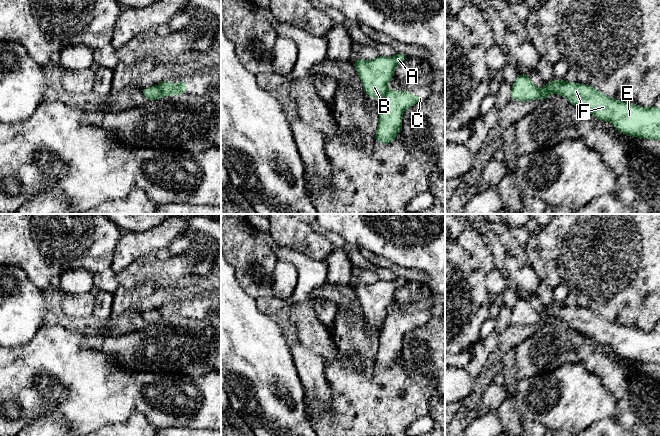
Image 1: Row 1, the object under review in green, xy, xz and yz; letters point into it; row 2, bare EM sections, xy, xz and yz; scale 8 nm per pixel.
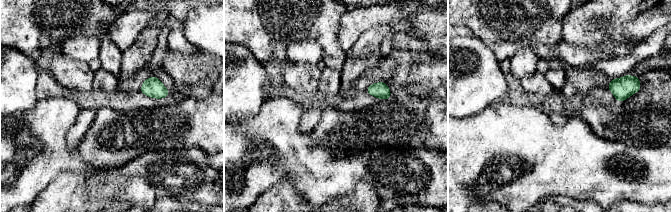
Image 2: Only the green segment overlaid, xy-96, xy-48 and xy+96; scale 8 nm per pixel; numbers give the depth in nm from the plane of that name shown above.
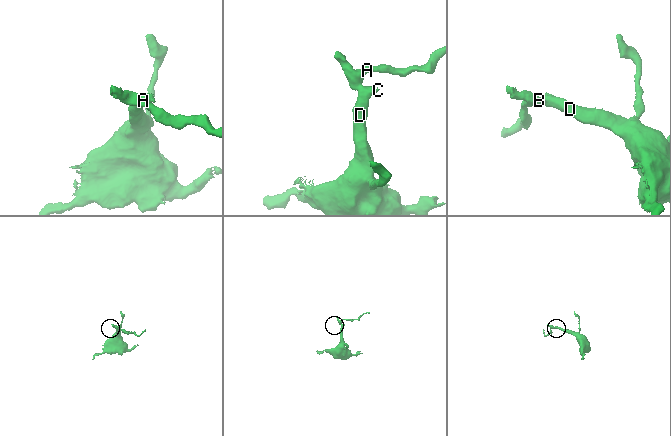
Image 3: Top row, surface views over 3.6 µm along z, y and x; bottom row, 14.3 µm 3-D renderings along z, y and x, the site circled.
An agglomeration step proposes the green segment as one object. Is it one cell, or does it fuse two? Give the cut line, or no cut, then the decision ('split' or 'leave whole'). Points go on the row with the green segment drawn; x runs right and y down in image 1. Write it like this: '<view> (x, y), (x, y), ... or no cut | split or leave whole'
xy (158, 86), (163, 96) | split

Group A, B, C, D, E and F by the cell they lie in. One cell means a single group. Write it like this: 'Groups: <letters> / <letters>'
Groups: A B / C D E F

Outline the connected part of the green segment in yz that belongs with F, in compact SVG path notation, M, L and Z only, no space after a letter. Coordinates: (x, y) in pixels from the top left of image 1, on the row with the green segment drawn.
M565 80L547 82L545 88L550 94L560 94L574 106L612 123L622 134L660 140L660 109L655 106L646 108L619 101L592 86Z

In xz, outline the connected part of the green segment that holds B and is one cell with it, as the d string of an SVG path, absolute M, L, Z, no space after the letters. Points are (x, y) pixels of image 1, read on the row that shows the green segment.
M399 52L394 57L378 56L374 60L358 58L353 62L363 84L363 90L372 98L383 98L387 83L394 76L395 67L409 57Z

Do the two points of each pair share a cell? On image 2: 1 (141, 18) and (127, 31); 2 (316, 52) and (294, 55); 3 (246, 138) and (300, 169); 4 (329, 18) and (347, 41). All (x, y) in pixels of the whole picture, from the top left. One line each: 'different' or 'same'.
1: same
2: same
3: same
4: different

